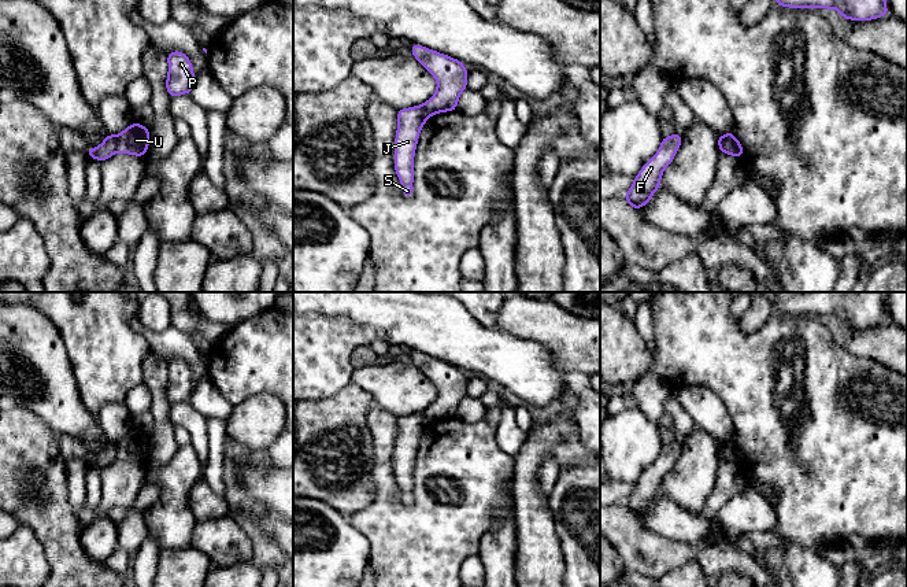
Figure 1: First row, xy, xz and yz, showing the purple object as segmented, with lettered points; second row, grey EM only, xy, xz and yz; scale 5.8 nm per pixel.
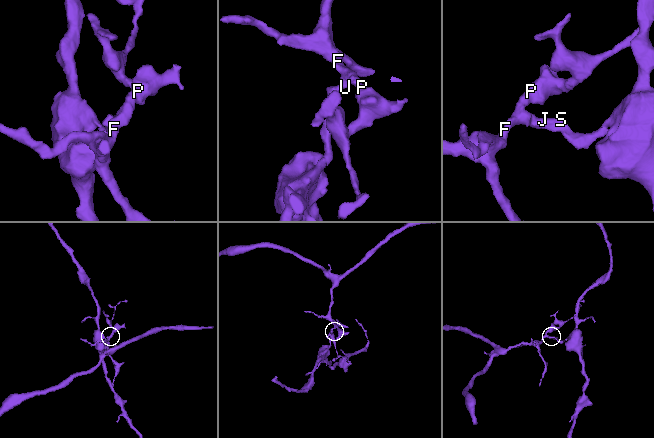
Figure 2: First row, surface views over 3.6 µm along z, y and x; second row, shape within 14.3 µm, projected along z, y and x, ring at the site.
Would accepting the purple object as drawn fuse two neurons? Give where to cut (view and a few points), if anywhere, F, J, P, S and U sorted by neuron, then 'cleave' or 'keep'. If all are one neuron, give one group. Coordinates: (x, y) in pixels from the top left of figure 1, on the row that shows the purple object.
xy (115, 136), (115, 148), (118, 151) | F P U / J S | cleave

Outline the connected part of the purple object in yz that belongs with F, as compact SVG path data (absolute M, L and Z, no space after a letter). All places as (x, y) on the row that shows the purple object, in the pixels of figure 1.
M677 133L663 137L659 151L643 166L640 173L636 176L633 185L623 195L628 203L636 211L645 206L660 187L663 170L673 162L681 143L682 136Z

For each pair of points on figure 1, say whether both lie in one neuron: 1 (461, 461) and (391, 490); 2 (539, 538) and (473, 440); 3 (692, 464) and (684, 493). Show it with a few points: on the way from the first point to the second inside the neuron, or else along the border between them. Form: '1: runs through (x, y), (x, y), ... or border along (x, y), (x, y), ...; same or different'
1: runs through (437, 472), (425, 477), (422, 498), (408, 508); same
2: border along (510, 491), (513, 506); different
3: runs through (692, 471), (689, 486); same

